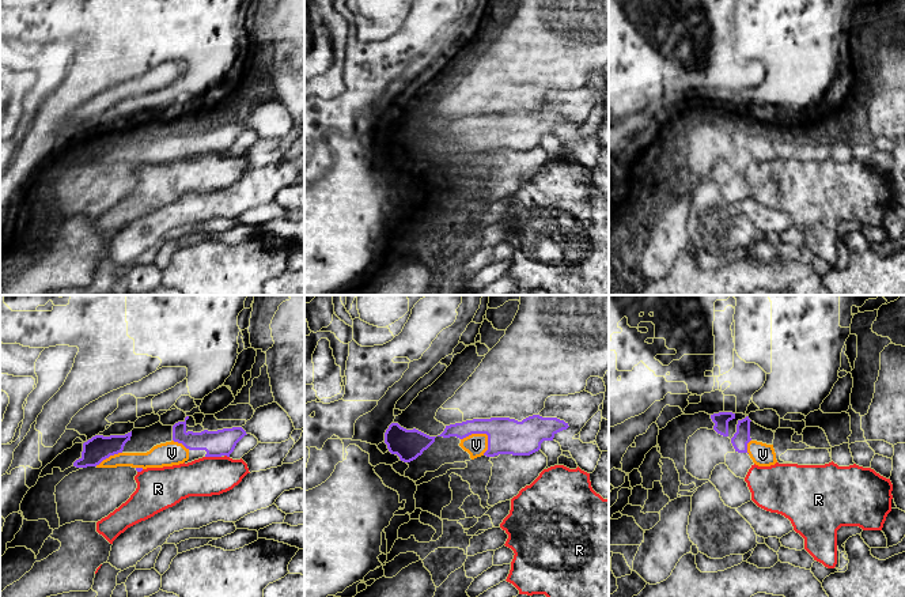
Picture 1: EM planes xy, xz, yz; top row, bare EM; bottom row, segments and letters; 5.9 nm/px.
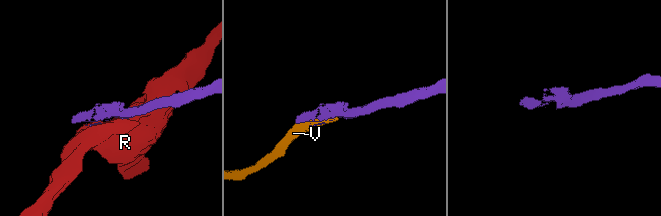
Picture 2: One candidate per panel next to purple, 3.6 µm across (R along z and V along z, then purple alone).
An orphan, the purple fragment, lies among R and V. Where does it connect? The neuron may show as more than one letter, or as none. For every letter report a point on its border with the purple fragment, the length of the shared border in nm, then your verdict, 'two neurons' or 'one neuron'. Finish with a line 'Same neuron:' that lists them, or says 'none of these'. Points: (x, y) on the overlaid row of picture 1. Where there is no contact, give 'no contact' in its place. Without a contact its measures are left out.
R: meets purple in xy at (214, 456); contact 100 nm long; two neurons
V: meets purple in xz at (481, 433); contact 180 nm long; one neuron
Same neuron: V

